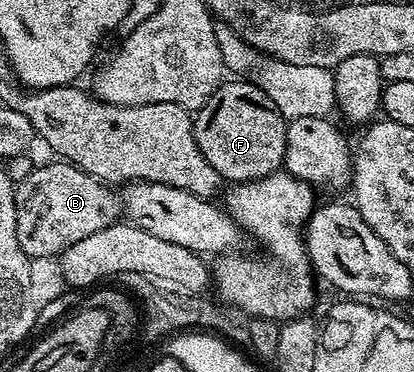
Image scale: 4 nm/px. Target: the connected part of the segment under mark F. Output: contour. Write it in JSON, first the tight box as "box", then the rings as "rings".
{"box":[193,77,288,184],"rings":[[[238,77],[222,82],[216,93],[204,101],[193,120],[200,153],[204,153],[208,165],[231,184],[263,179],[285,164],[288,120],[254,83]]]}

